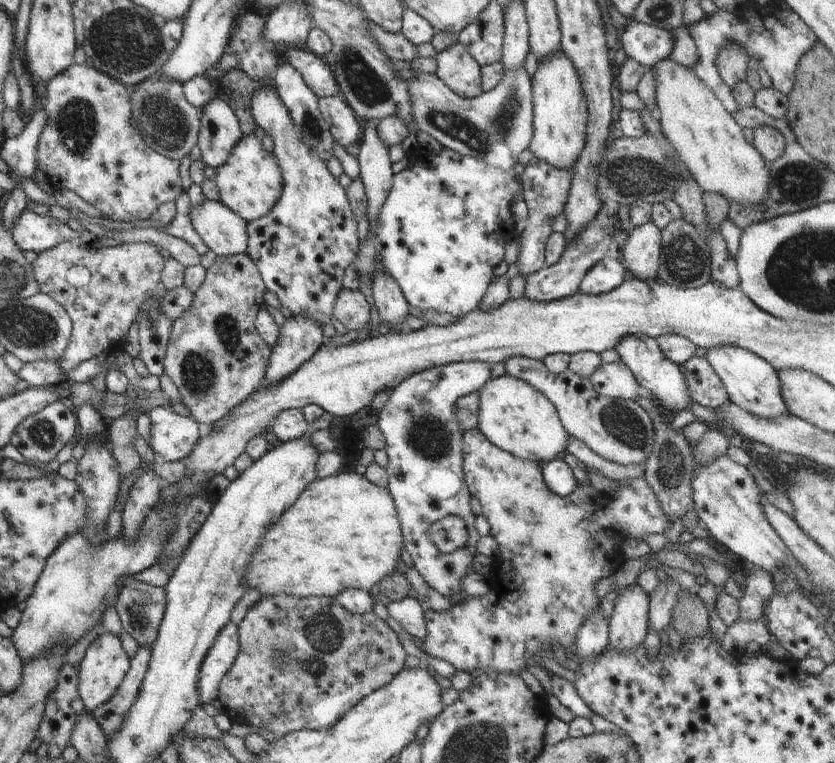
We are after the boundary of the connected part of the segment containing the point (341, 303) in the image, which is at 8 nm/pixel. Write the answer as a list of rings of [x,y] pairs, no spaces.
[[[344,287],[338,293],[333,316],[348,330],[358,330],[363,333],[364,324],[370,322],[370,304],[359,289]]]

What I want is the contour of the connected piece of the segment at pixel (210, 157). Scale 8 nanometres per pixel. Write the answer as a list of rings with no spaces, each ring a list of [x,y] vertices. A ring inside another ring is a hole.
[[[222,98],[210,99],[200,112],[197,145],[205,166],[218,168],[244,136],[234,111]]]

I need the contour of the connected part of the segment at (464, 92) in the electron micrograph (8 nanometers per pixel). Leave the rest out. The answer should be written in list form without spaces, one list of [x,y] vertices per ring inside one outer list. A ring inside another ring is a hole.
[[[460,42],[440,51],[435,72],[457,95],[471,99],[483,93],[481,66]]]

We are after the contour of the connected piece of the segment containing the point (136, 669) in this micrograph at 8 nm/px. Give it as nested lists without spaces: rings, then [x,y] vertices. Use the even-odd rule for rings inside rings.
[[[139,647],[134,658],[130,658],[130,668],[114,696],[90,713],[104,731],[107,742],[122,728],[124,717],[136,702],[150,661],[150,647]]]

